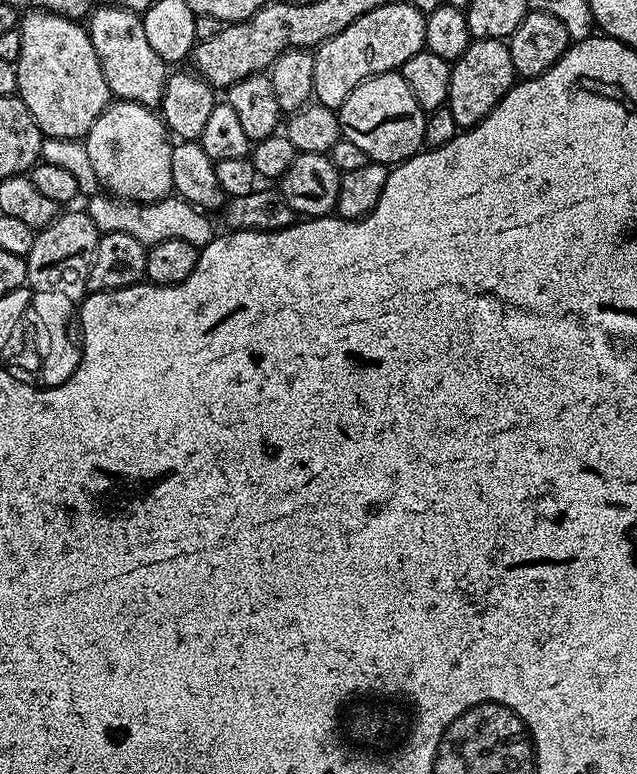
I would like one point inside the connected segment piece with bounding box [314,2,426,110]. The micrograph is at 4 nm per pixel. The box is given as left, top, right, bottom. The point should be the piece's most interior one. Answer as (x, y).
(379, 42)

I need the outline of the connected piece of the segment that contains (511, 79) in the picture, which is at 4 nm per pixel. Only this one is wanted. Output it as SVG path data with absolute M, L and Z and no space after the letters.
M473 40L468 48L452 64L450 94L447 107L454 114L457 129L473 128L482 118L502 102L504 95L517 83L514 62L510 58L507 43L502 40Z

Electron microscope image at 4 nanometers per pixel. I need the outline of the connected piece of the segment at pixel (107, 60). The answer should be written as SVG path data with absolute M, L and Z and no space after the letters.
M97 6L87 17L86 27L90 42L94 46L94 54L98 54L106 86L112 91L113 97L155 109L164 97L170 68L150 47L141 13L133 12L131 8Z

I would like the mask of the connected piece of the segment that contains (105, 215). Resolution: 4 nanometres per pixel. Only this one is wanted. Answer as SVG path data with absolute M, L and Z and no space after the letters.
M99 192L89 197L86 211L101 235L106 233L126 233L149 248L158 242L168 240L184 240L201 249L212 241L216 230L201 209L177 196L159 200L156 203L134 203L127 200L117 200L111 195Z

